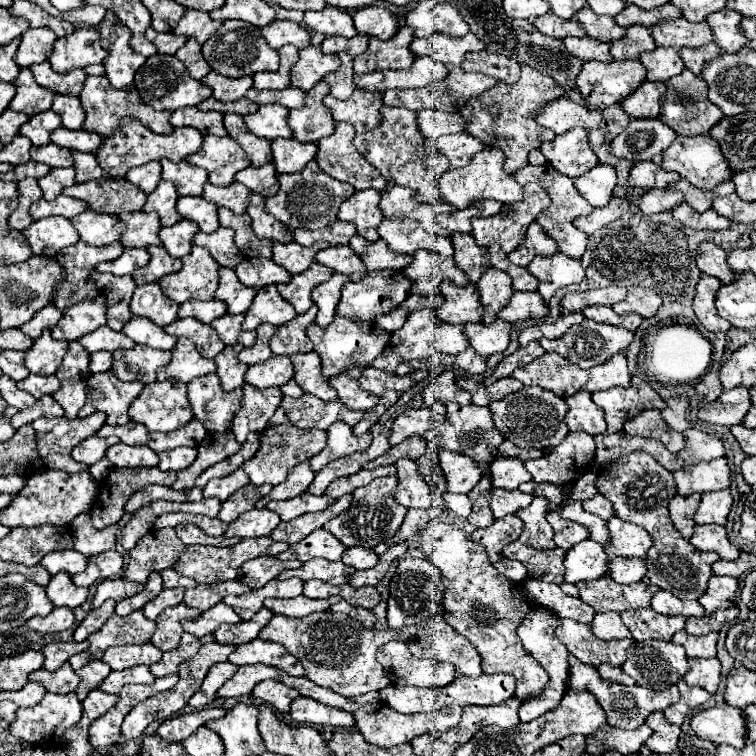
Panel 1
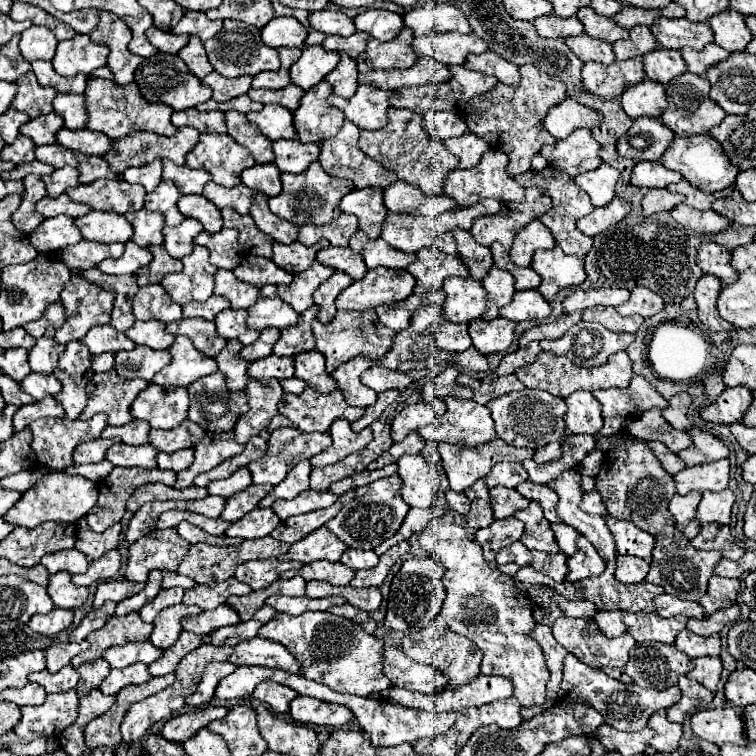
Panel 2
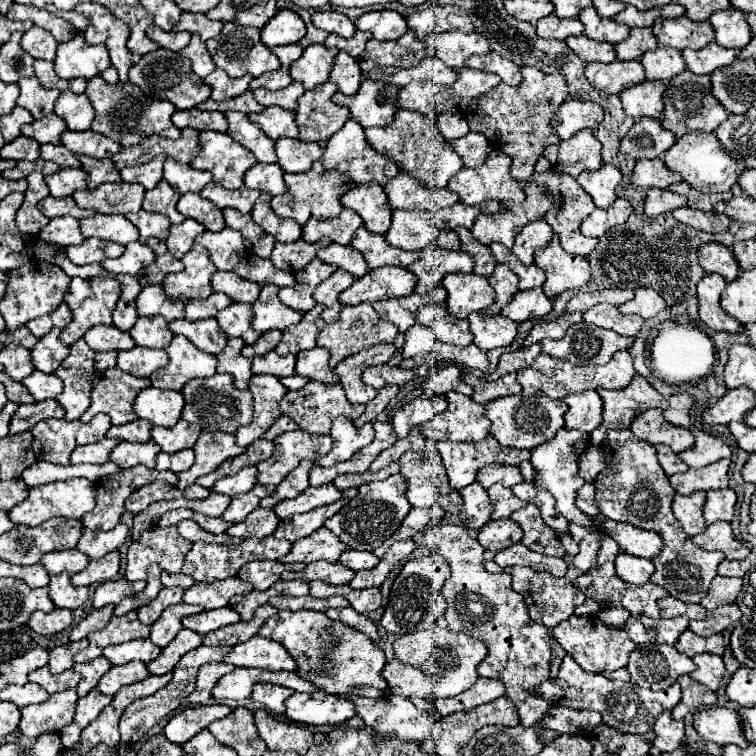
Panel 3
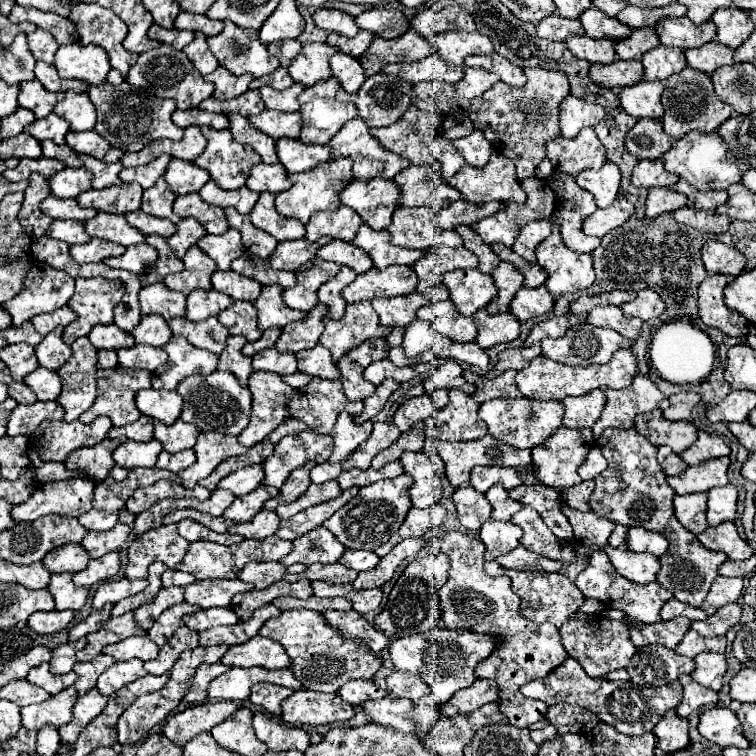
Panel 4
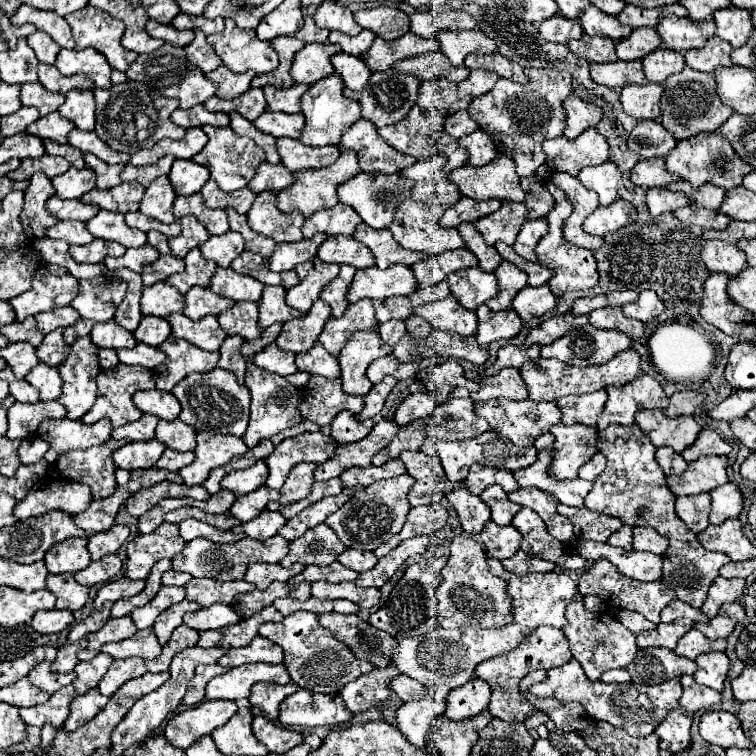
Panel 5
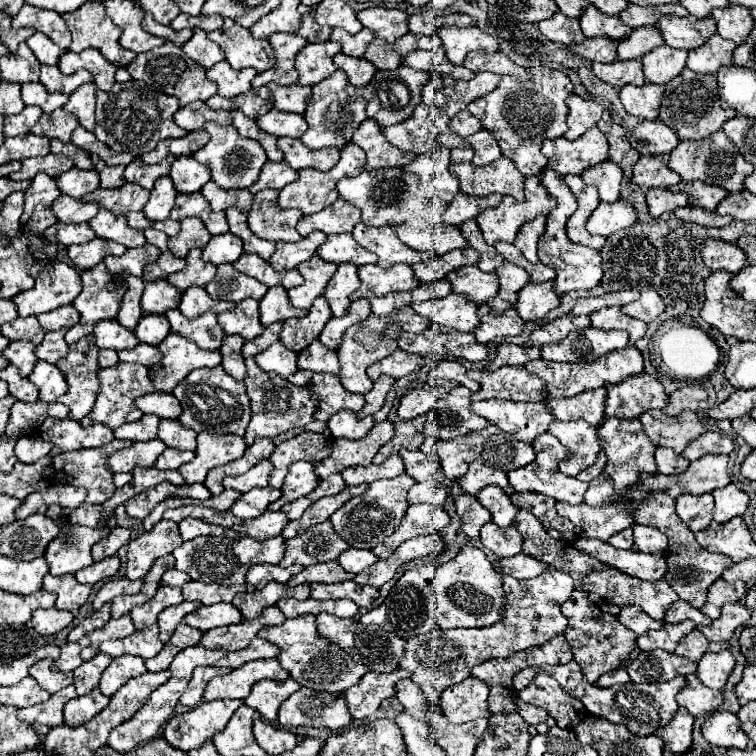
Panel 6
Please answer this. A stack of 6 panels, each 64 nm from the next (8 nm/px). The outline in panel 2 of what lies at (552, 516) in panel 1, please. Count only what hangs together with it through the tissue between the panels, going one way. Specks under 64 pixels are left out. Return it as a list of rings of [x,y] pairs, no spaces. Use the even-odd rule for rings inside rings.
[[[552,524],[552,530],[554,530],[554,536],[556,536],[556,542],[560,546],[560,550],[568,556],[572,556],[576,552],[576,532],[572,526],[568,524]]]

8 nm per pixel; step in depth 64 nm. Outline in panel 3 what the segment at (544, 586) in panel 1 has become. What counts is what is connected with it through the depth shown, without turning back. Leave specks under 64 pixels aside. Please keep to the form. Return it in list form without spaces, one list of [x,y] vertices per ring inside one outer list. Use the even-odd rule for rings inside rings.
[[[586,600],[582,606],[574,610],[576,616],[596,616],[598,612],[600,612],[600,606],[596,604],[596,600]]]

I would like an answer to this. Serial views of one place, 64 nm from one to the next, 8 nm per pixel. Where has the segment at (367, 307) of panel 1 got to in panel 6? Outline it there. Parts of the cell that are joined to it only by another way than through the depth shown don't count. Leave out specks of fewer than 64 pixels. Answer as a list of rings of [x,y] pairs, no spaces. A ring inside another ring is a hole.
[[[366,264],[358,268],[358,276],[360,288],[350,296],[350,300],[386,296],[390,292],[412,292],[420,284],[408,264],[394,264],[392,268]]]

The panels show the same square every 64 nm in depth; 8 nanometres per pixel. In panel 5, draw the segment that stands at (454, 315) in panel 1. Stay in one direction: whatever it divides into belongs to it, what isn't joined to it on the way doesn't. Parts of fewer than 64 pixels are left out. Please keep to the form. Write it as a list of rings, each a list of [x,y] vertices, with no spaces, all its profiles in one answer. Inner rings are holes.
[[[478,266],[452,272],[446,276],[446,280],[450,282],[452,296],[468,310],[476,310],[480,304],[498,294],[496,276],[482,272]]]

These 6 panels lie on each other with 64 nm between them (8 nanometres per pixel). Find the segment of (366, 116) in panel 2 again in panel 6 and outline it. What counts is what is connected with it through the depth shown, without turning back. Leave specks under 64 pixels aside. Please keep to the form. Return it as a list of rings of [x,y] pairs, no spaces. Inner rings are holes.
[[[400,66],[396,70],[384,70],[384,72],[376,72],[374,80],[364,86],[364,88],[356,88],[356,86],[348,86],[350,94],[360,94],[362,98],[368,100],[368,116],[374,118],[382,128],[392,126],[392,124],[400,124],[402,120],[410,118],[414,108],[422,102],[422,86],[428,82],[428,72],[422,70],[412,70],[408,66]]]

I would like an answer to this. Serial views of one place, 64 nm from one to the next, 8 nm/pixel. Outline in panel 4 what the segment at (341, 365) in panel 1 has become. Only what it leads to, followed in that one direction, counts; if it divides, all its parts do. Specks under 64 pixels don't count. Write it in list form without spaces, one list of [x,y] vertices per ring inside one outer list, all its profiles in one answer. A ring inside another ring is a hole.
[[[368,300],[348,304],[346,314],[340,320],[324,320],[326,328],[320,336],[320,344],[330,350],[332,360],[338,362],[348,350],[362,344],[364,340],[386,338],[390,328],[382,326],[376,310]]]

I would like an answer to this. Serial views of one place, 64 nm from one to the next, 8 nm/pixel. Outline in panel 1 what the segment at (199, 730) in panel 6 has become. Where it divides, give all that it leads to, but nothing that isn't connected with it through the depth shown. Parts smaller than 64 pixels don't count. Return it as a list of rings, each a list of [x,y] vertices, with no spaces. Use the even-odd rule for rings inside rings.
[[[204,708],[198,712],[190,712],[190,714],[182,714],[182,716],[174,716],[168,718],[160,728],[158,734],[168,740],[168,742],[182,742],[188,736],[192,736],[200,726],[204,726],[210,720],[222,718],[226,714],[224,708]]]

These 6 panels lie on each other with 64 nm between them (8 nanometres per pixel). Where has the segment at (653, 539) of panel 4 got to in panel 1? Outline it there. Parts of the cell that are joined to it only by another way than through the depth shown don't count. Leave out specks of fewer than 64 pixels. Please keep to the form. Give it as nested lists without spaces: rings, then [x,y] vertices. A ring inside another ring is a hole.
[[[614,516],[608,520],[608,530],[610,530],[610,544],[606,546],[606,554],[610,558],[614,556],[646,558],[646,552],[652,546],[652,538],[644,528]]]

